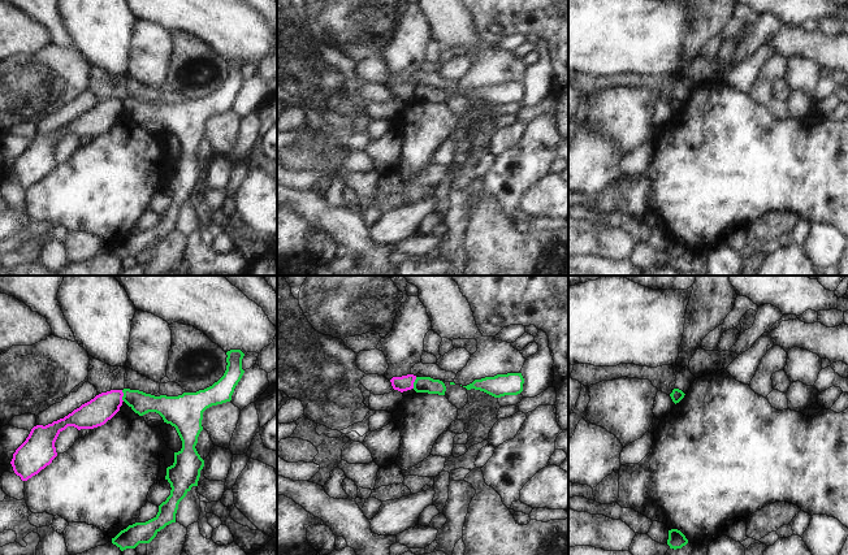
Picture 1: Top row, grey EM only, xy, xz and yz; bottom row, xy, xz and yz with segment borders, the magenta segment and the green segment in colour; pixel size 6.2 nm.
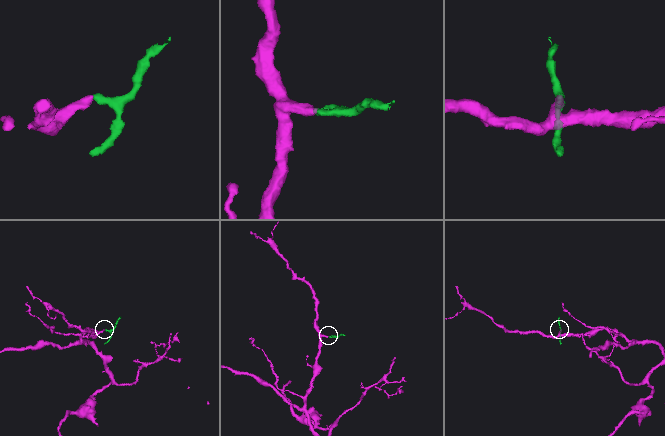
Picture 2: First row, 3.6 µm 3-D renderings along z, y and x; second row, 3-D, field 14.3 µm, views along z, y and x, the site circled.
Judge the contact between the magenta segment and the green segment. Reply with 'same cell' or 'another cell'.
another cell

